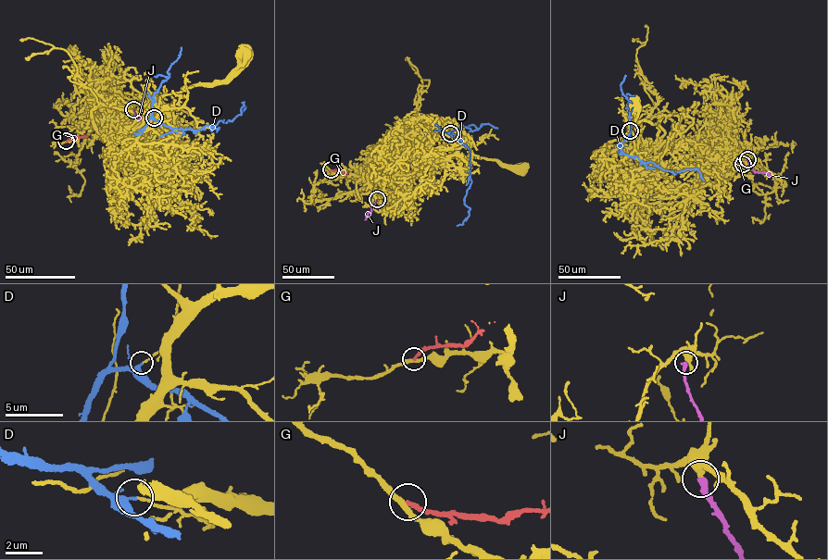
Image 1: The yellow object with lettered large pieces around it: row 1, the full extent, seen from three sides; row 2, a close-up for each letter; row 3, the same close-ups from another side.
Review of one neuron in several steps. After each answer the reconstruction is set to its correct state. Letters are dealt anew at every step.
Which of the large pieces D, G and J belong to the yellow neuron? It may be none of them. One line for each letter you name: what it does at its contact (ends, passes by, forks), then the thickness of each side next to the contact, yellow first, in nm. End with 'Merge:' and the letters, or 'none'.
Merge: none

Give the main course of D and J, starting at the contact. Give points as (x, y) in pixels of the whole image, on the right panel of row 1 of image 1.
D: (630, 131), (620, 147), (621, 152), (637, 156), (645, 163), (654, 163), (674, 174), (696, 168), (703, 180)
J: (747, 159), (754, 172), (766, 172), (769, 176)

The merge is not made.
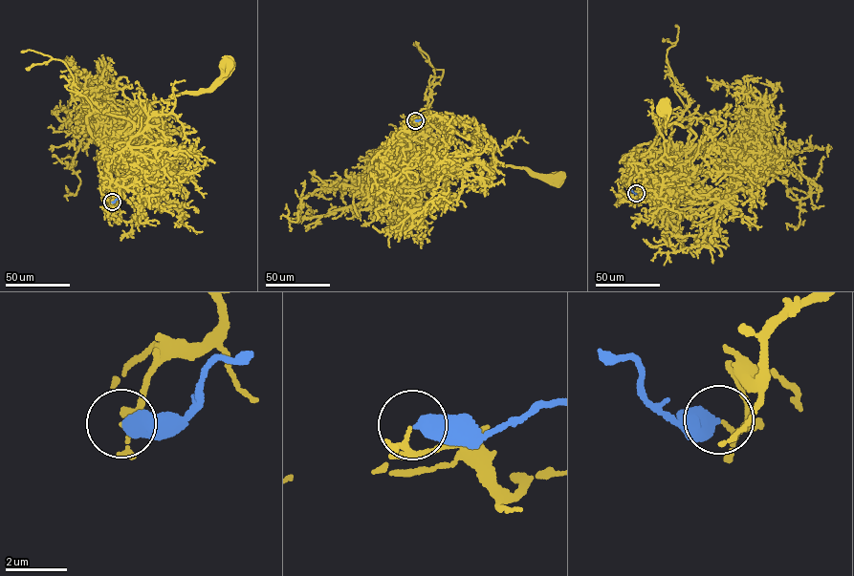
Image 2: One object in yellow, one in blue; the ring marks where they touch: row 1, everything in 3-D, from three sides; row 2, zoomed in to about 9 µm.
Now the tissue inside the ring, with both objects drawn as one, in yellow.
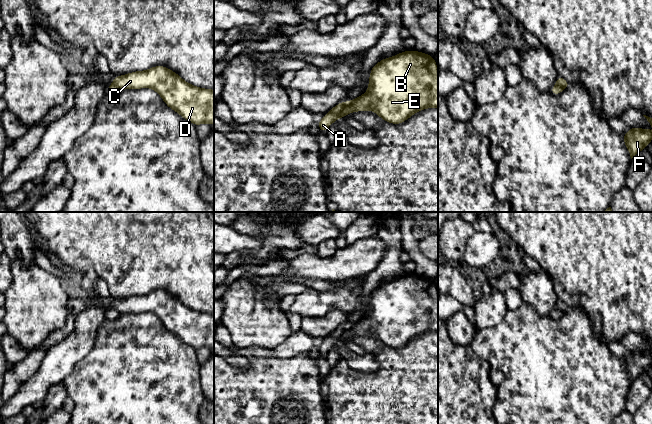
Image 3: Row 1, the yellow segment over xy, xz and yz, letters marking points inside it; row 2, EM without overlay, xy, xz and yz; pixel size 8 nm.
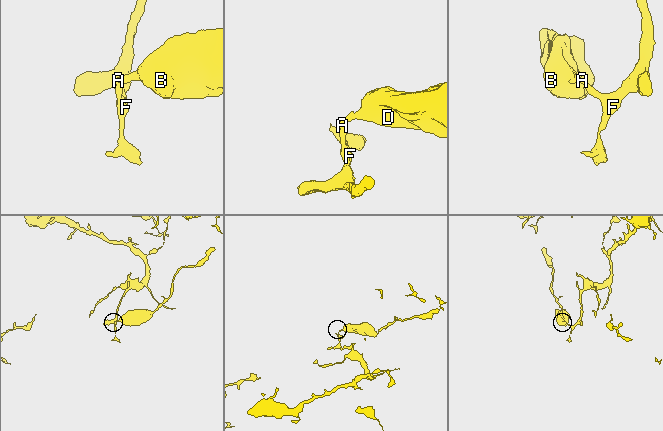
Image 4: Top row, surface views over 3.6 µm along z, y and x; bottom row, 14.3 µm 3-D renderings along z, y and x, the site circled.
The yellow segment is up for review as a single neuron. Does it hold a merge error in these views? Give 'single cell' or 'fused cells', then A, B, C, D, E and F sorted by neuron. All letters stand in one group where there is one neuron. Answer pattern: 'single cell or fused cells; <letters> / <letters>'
fused cells; A F / B C D E

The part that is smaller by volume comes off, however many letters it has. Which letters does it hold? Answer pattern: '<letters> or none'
B, C, D, E

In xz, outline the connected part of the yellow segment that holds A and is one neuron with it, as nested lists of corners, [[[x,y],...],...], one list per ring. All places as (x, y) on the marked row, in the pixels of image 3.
[[[340,102],[338,105],[333,107],[329,112],[327,112],[324,118],[317,123],[319,130],[326,133],[328,127],[336,120],[336,114],[347,104],[348,102]]]

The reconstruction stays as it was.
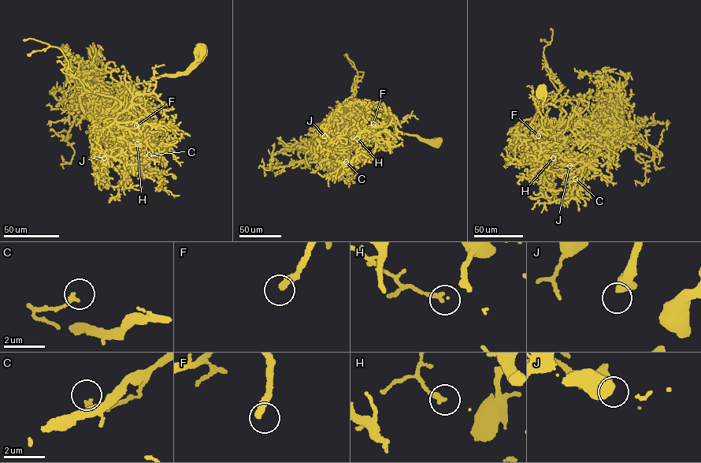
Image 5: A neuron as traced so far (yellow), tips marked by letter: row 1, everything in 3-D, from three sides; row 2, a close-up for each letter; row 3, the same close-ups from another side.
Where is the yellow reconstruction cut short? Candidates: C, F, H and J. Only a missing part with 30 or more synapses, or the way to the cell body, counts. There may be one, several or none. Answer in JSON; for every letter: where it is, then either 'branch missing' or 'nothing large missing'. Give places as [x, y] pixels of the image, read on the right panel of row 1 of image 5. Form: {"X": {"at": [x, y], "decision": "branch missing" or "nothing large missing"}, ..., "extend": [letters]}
{"C": {"at": [575, 179], "decision": "nothing large missing"}, "F": {"at": [538, 136], "decision": "branch missing"}, "H": {"at": [553, 158], "decision": "nothing large missing"}, "J": {"at": [569, 166], "decision": "nothing large missing"}, "extend": ["F"]}

